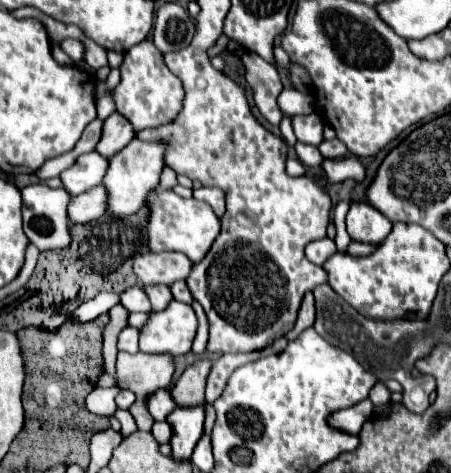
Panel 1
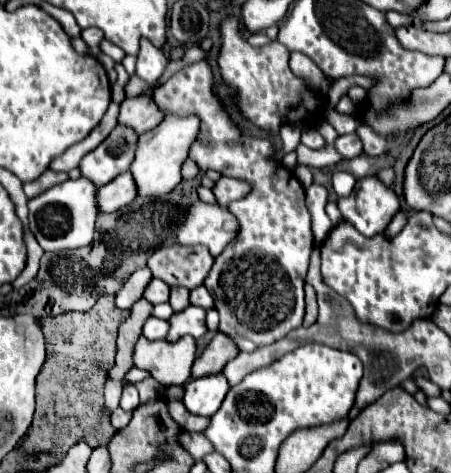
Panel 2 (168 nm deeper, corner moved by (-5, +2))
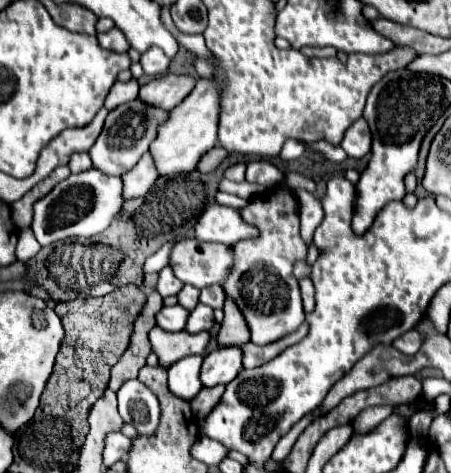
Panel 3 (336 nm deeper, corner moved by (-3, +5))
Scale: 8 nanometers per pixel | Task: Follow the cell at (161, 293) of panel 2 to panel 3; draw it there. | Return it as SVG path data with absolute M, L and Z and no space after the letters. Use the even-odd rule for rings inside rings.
M164 267L164 269L160 271L160 279L158 279L156 289L158 289L158 293L160 293L162 297L176 295L182 287L184 287L184 283L178 281L178 277L176 277L174 271L172 271L172 267Z

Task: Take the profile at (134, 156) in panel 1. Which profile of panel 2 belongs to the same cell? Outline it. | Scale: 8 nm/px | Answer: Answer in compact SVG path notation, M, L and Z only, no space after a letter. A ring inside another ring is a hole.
M168 116L160 122L160 126L148 130L146 134L140 134L138 144L136 144L134 162L130 166L130 172L132 172L134 182L138 186L138 196L162 198L162 196L170 194L180 184L180 180L182 180L180 166L188 156L190 144L196 140L198 124L200 122L196 116L188 116L188 118Z

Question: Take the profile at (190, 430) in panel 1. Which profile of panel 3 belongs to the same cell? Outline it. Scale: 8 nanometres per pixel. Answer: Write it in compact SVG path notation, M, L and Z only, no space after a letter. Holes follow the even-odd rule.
M222 347L206 355L204 365L202 365L202 385L204 387L214 387L218 383L230 383L238 371L242 369L242 347Z

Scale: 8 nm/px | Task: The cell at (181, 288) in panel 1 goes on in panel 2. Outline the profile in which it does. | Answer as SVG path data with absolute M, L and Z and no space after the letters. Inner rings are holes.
M198 286L194 290L190 290L190 304L194 306L200 306L200 308L212 308L214 302L212 302L212 296L208 294L208 290L204 286Z

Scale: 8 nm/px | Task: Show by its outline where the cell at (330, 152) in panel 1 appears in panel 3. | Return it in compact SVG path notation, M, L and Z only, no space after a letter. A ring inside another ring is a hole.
M358 119L346 129L340 147L348 153L348 157L362 159L366 153L370 153L370 141L372 141L372 135L366 119Z

